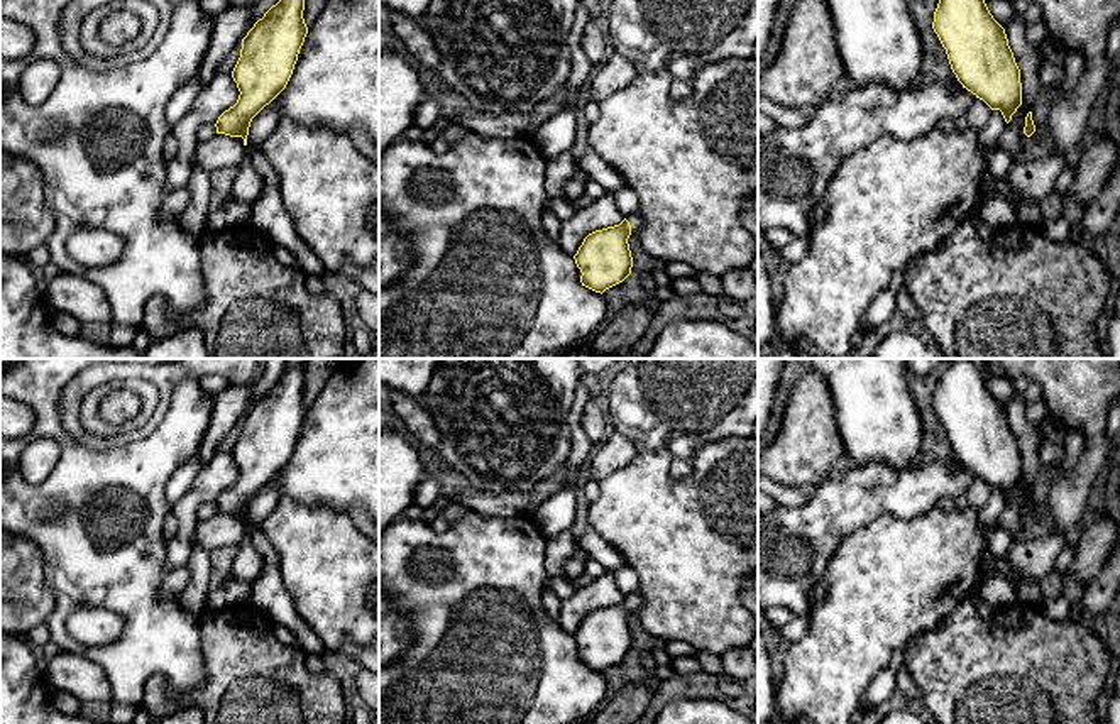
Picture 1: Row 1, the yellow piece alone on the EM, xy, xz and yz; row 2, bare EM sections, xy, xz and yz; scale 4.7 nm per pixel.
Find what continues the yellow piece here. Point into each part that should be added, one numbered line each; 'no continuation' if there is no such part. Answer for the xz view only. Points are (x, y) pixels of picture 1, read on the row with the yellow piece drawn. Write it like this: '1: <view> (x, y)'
1: xz (635, 220)

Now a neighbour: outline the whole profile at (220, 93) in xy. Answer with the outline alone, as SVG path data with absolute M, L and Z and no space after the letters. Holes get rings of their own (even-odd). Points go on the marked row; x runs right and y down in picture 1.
M217 73L195 98L191 110L171 127L171 134L179 145L176 154L167 161L167 193L186 188L191 178L196 132L205 123L217 123L218 117L233 107L239 100L239 88L232 74Z

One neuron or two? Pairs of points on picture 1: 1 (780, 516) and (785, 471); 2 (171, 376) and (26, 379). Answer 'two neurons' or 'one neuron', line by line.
1: two neurons
2: two neurons

